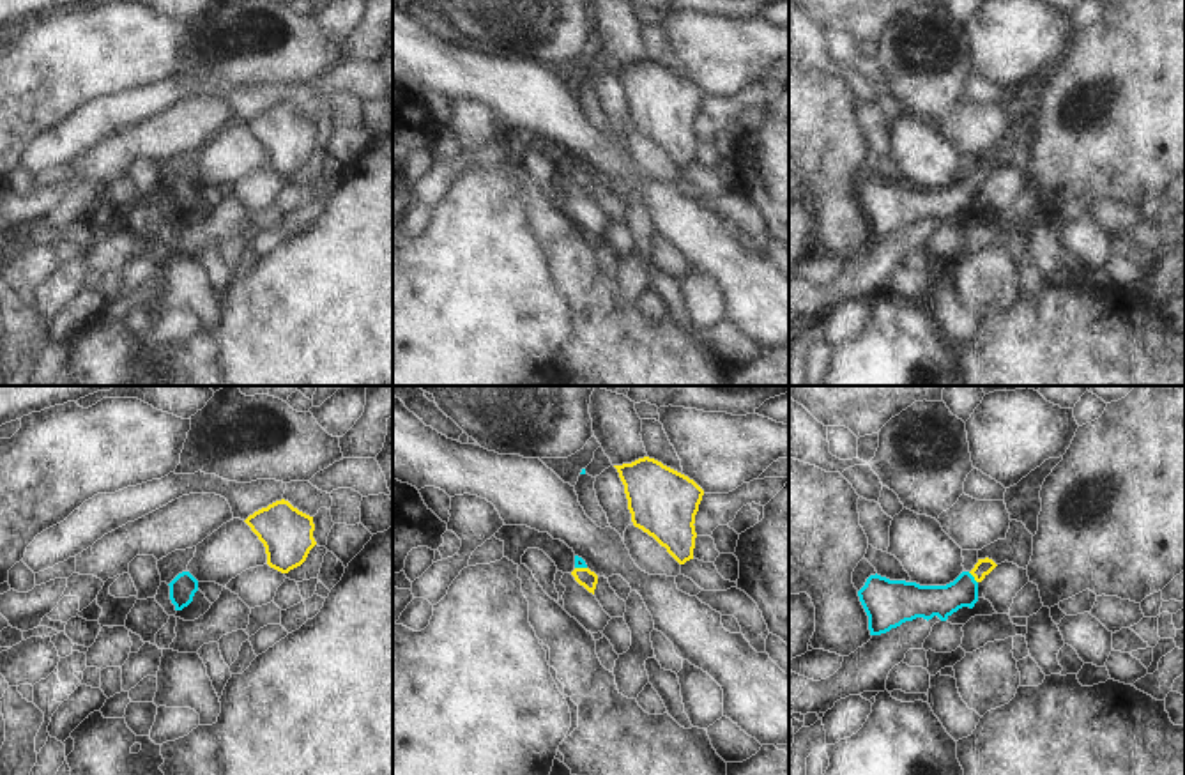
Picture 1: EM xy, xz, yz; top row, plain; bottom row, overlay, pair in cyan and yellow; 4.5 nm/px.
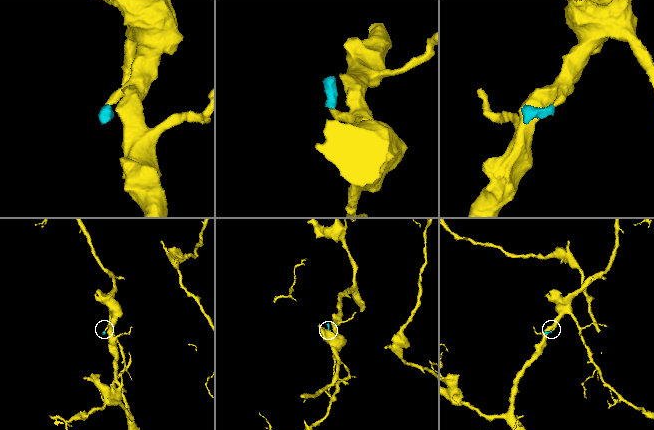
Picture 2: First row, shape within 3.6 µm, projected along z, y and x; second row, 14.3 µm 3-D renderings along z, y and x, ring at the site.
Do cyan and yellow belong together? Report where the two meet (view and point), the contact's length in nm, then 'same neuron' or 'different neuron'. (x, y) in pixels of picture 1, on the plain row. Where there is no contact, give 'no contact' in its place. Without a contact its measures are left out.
yz (973, 181) | 70 nm | same neuron

